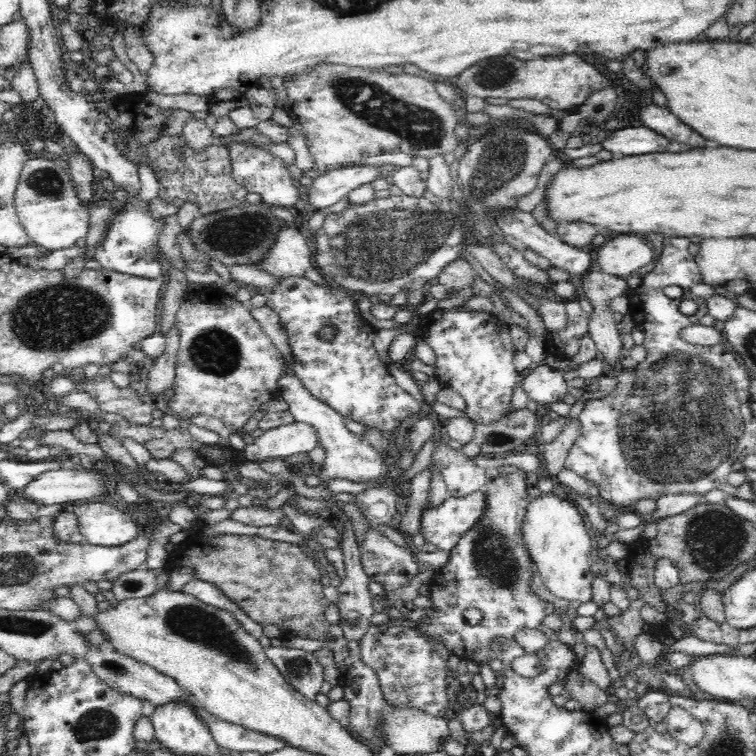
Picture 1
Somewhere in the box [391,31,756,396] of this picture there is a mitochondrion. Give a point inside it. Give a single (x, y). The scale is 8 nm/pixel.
(498, 74)

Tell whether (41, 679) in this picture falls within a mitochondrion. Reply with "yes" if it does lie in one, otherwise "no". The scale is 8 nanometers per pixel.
no

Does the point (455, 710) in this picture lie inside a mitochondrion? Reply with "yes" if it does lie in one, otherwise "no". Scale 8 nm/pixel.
no

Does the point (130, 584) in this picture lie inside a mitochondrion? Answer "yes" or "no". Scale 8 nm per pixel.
yes

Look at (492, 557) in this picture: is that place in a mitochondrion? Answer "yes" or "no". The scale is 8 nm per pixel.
yes

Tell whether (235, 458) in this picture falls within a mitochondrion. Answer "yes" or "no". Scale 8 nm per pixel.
no

